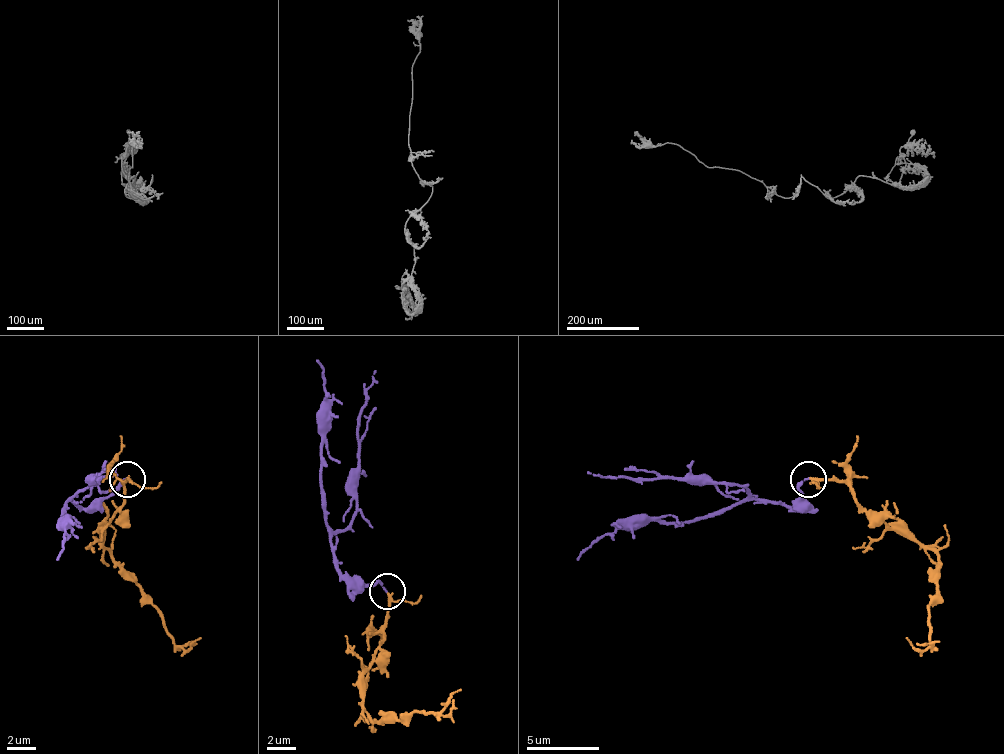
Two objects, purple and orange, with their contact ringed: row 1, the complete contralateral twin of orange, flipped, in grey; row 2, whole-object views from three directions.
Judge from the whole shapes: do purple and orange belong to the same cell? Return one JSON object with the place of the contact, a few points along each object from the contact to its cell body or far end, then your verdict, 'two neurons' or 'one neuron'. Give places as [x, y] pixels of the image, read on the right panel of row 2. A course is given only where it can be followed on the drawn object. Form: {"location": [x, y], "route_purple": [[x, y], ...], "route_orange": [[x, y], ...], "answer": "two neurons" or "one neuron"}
{"location": [808, 479], "route_purple": [[809, 478], [801, 485], [801, 499], [790, 507], [744, 499], [689, 521], [614, 528], [577, 561]], "route_orange": [[809, 478], [837, 478], [859, 503], [892, 528], [906, 528], [939, 557], [928, 644], [913, 648], [906, 637]], "answer": "one neuron"}

